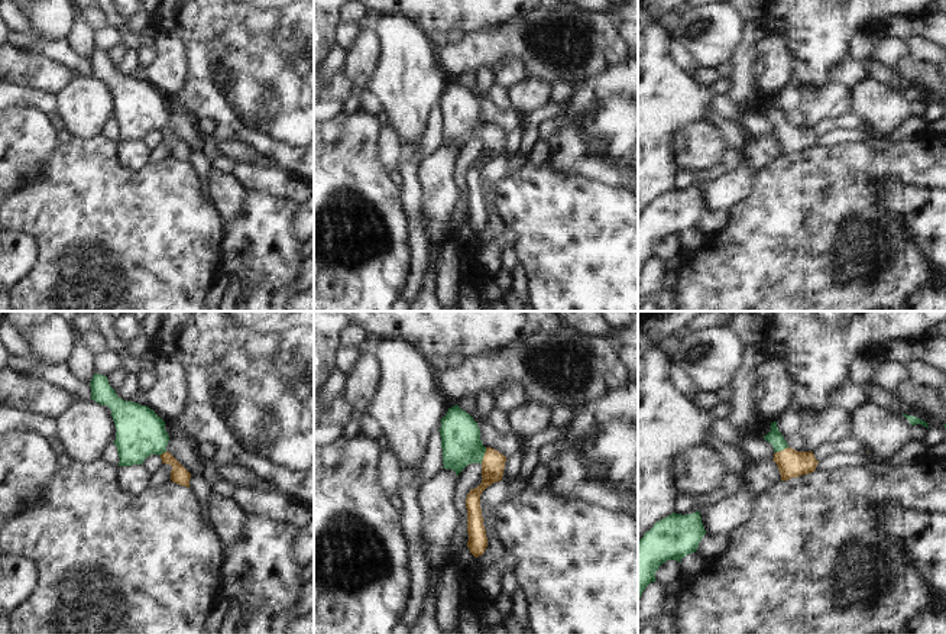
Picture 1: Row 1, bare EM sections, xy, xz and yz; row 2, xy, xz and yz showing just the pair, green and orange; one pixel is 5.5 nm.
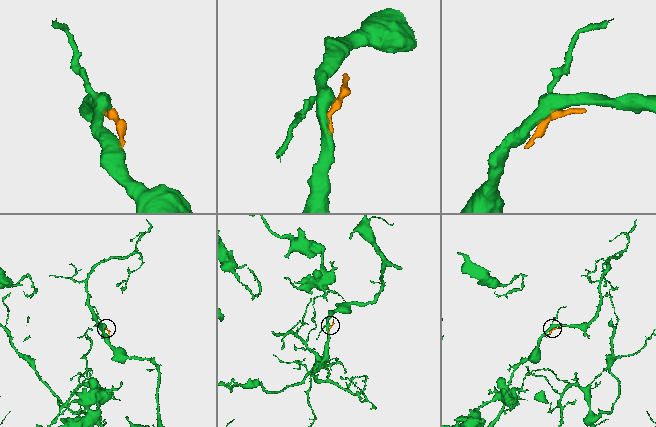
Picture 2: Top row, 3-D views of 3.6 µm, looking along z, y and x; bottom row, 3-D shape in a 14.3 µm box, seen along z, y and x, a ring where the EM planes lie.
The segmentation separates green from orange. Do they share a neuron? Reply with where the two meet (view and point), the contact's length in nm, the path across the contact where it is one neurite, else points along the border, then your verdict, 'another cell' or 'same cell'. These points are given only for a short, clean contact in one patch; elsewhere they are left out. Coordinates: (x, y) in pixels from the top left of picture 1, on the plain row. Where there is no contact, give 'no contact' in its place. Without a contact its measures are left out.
contact xz (482, 132); length 100 nm; way xz (460, 112), (482, 132), (493, 138); same cell

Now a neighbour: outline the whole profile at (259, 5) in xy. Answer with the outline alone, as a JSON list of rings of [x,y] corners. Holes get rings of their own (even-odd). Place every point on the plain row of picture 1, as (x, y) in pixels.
[[[237,0],[256,10],[269,12],[275,9],[284,9],[295,3],[310,3],[314,6],[314,0]]]

